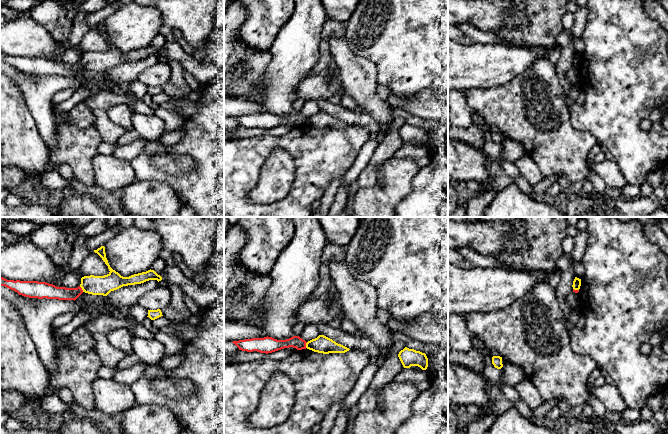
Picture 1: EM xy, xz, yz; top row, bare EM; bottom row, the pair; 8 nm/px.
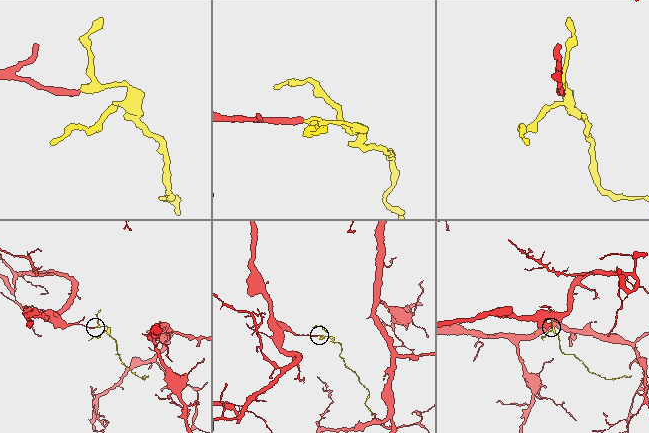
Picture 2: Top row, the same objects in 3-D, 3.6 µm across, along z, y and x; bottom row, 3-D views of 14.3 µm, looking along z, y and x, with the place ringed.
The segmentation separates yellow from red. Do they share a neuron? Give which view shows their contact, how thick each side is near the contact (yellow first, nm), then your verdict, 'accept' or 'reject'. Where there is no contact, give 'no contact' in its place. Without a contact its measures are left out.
xy | 160/120 nm | reject

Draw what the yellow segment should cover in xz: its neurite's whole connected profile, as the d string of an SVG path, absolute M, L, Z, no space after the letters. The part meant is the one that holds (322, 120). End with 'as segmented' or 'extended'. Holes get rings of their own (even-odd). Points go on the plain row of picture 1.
M319 111L317 114L308 117L306 119L306 124L323 130L345 129L350 126L349 124L336 119L324 111Z; as segmented

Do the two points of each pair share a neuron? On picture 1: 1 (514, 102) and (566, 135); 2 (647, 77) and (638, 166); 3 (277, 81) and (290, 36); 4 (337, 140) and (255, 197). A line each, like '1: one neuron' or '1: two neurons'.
1: one neuron
2: one neuron
3: one neuron
4: two neurons

